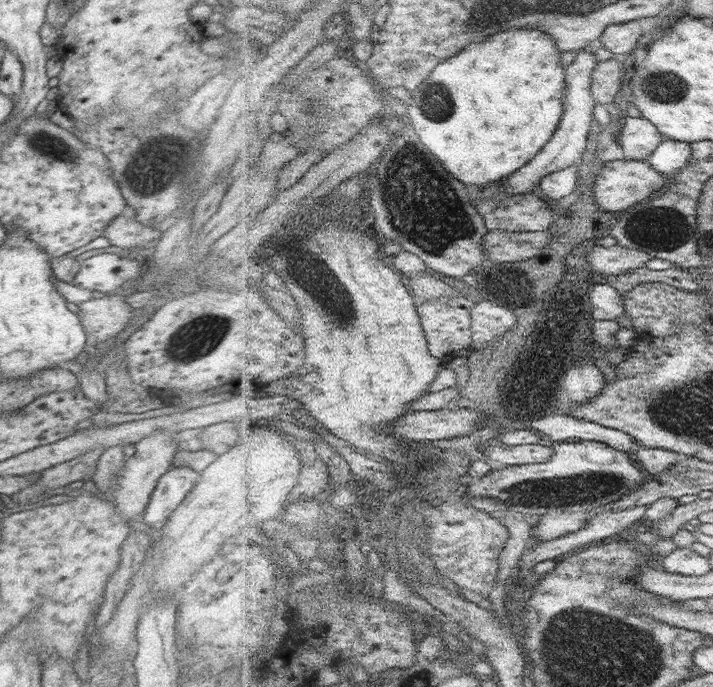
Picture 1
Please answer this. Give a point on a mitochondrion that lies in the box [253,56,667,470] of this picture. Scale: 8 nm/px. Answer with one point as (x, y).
(417, 208)

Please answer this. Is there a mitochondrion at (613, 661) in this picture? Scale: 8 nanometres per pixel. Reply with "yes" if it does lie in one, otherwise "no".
yes

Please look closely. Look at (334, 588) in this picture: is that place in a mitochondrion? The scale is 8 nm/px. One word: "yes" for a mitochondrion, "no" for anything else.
yes

